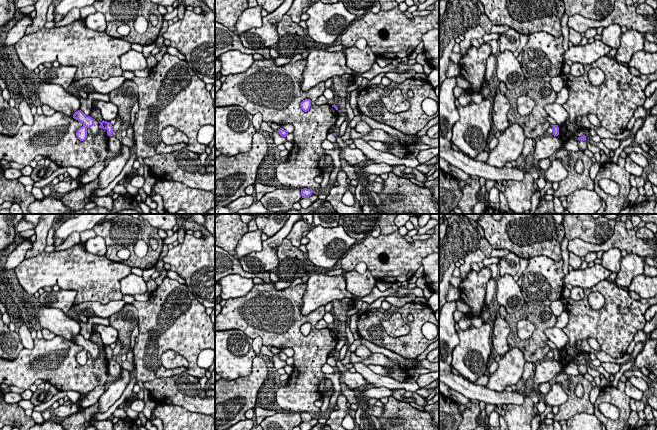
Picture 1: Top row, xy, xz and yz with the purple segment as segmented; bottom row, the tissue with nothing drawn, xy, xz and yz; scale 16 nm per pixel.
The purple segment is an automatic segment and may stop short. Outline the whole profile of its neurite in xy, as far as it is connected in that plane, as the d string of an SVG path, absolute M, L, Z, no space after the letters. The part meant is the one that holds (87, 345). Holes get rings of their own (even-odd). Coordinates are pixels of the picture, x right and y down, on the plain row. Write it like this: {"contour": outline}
{"contour": "M78 334L74 337L73 342L82 346L83 350L80 351L77 356L76 360L80 365L85 365L87 362L87 353L89 352L93 359L96 359L101 352L103 352L108 360L112 360L113 350L110 346L106 345L97 345L90 340L86 340L81 334Z"}

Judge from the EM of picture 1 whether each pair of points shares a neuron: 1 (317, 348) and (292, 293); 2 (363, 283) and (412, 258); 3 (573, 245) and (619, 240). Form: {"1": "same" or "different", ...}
{"1": "same", "2": "different", "3": "same"}

